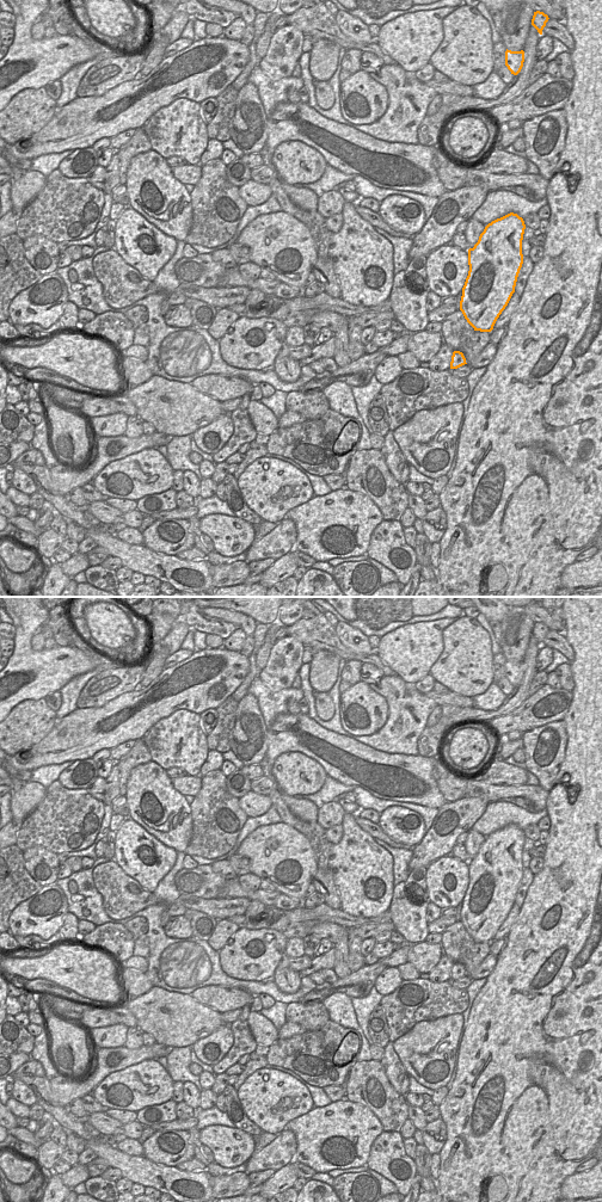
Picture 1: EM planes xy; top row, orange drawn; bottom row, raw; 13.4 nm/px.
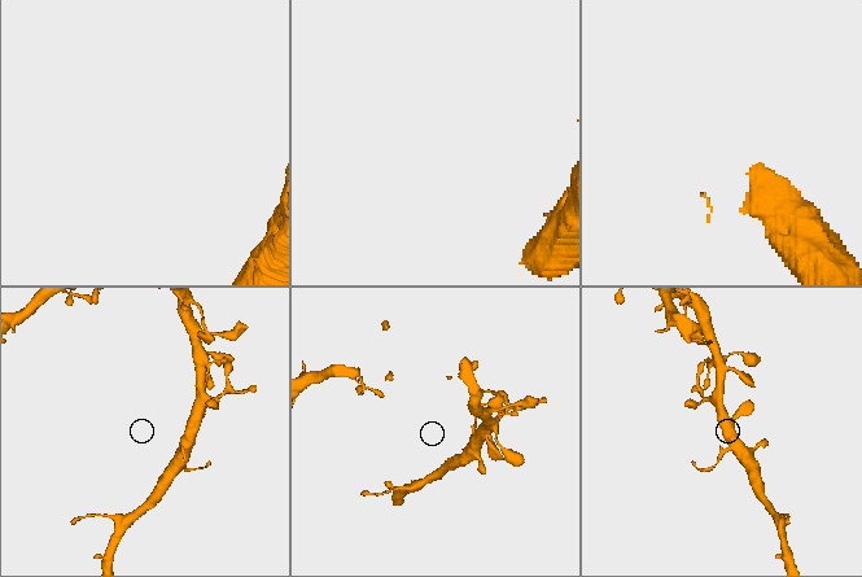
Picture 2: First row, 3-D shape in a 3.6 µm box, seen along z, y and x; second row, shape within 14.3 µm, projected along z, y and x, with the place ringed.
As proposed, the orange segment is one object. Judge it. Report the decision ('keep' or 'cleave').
cleave

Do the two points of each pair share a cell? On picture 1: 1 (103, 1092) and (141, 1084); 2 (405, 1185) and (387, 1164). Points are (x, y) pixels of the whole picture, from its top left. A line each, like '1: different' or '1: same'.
1: same
2: same

